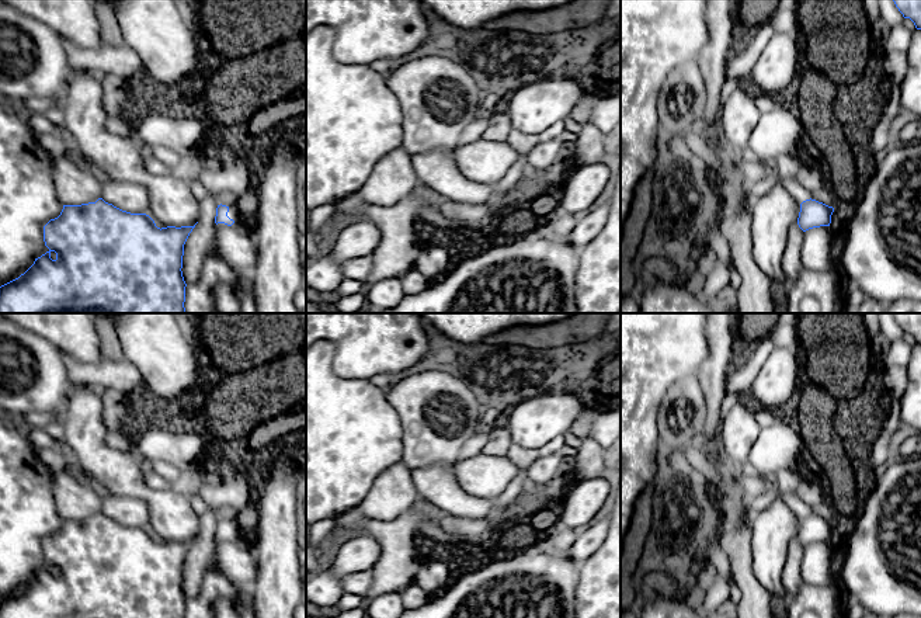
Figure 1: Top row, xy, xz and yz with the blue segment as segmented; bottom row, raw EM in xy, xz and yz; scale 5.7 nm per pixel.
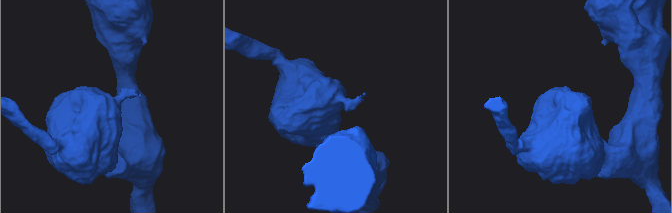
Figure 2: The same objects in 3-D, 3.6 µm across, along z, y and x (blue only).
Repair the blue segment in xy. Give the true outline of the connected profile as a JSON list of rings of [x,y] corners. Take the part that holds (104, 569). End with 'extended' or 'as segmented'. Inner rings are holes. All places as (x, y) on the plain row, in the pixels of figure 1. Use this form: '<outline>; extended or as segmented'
[[[98,513],[81,520],[63,520],[60,530],[44,541],[49,563],[18,593],[0,601],[0,618],[184,618],[184,559],[194,541],[157,542],[146,528],[131,528]]]; as segmented

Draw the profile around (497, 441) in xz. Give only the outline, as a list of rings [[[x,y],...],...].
[[[500,427],[486,434],[477,444],[477,449],[487,455],[507,455],[511,445],[511,434],[505,427]]]

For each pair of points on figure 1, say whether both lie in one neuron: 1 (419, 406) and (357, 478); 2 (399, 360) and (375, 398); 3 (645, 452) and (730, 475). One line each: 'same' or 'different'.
1: different
2: different
3: different

